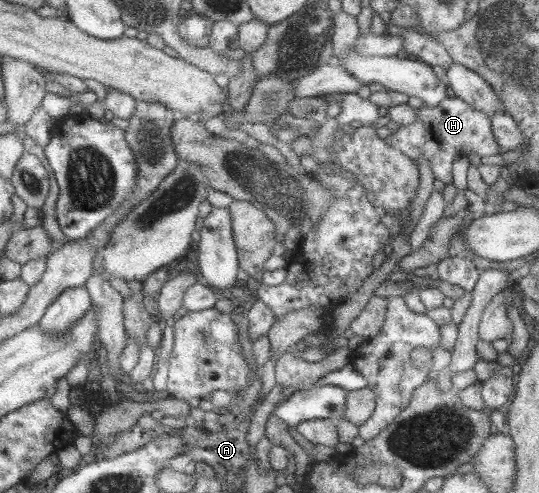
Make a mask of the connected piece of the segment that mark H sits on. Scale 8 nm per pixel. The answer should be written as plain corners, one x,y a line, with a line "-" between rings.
445,97
436,107
424,107
418,110
417,120
414,124
400,126
396,132
385,139
388,146
399,150
404,156
413,160
417,166
417,160
421,155
427,158
435,175
445,184
452,183
452,165
455,156
466,156
473,152
481,158
500,154
500,148
494,139
491,118
475,111
467,102
460,98

